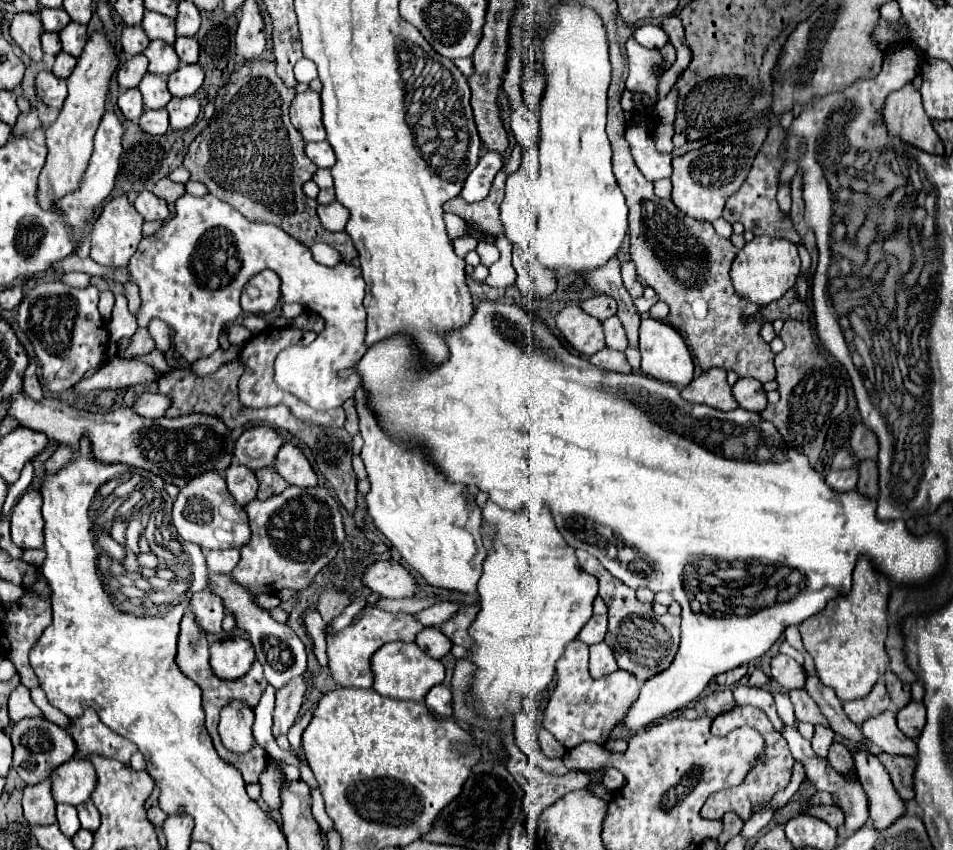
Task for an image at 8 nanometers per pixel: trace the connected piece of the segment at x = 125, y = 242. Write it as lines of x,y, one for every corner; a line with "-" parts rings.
126,195
110,199
94,223
94,229
90,235
90,243
92,243
90,257
98,265
104,265
104,267
118,267
118,269
126,267
130,257
134,255
134,251
138,249
138,243
142,241
142,223
144,223
144,219
128,203

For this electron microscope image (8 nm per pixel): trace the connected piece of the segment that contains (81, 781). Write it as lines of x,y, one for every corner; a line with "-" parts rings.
70,759
52,773
52,795
56,803
80,805
90,799
96,787
96,771
90,761

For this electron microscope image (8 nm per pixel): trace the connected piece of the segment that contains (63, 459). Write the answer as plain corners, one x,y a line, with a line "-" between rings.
60,445
60,447
46,459
46,463
44,463
44,471
46,471
48,475
52,475
52,473
56,473
60,467
68,465
72,459
74,459
72,449
70,449
68,445

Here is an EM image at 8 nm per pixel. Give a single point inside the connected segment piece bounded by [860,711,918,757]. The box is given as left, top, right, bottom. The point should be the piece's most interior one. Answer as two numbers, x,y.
882,731

